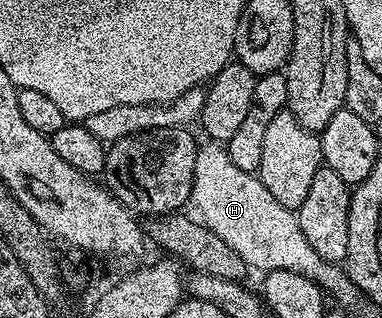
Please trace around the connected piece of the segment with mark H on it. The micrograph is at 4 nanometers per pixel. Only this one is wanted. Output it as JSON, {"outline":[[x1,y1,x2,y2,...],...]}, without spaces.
{"outline":[[205,142,198,147,191,204,197,207,196,215,201,223,219,234,219,238,223,238,223,242,227,242,250,269,261,268,262,273,295,270,295,274,303,274,303,278,315,281,330,297,358,295,344,267,329,264,311,250,311,242,307,242,299,226,296,211,279,206,267,186,263,186,260,176,239,170,239,166,231,162,228,147,217,142]]}

